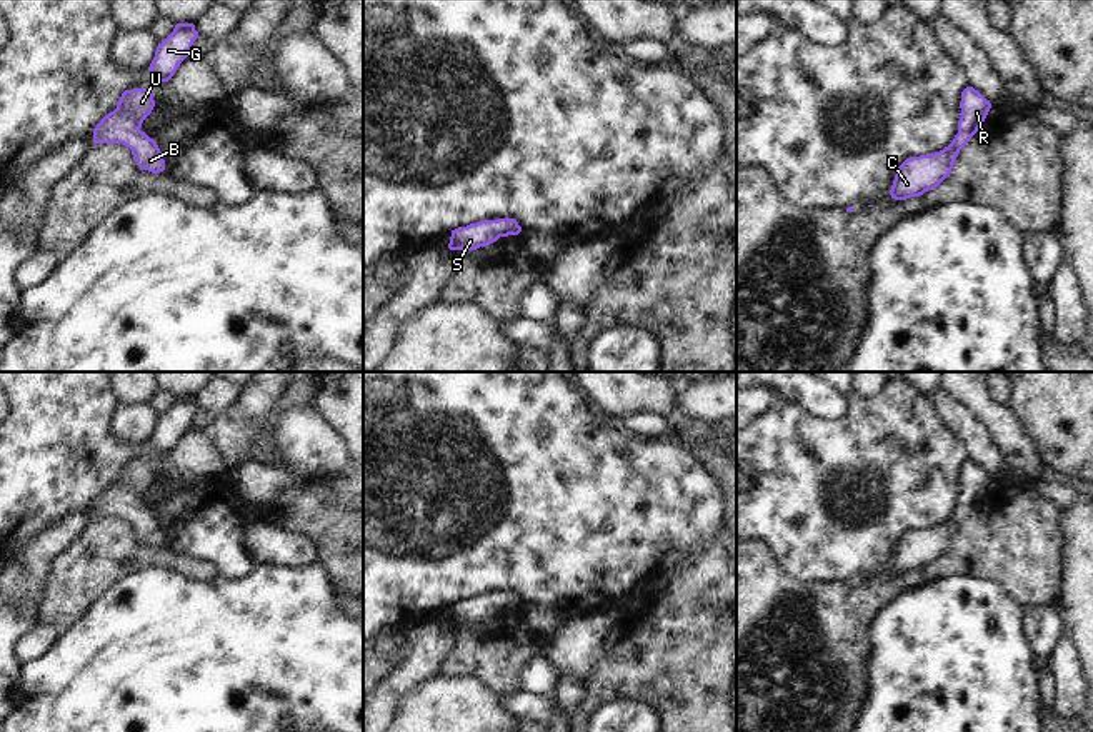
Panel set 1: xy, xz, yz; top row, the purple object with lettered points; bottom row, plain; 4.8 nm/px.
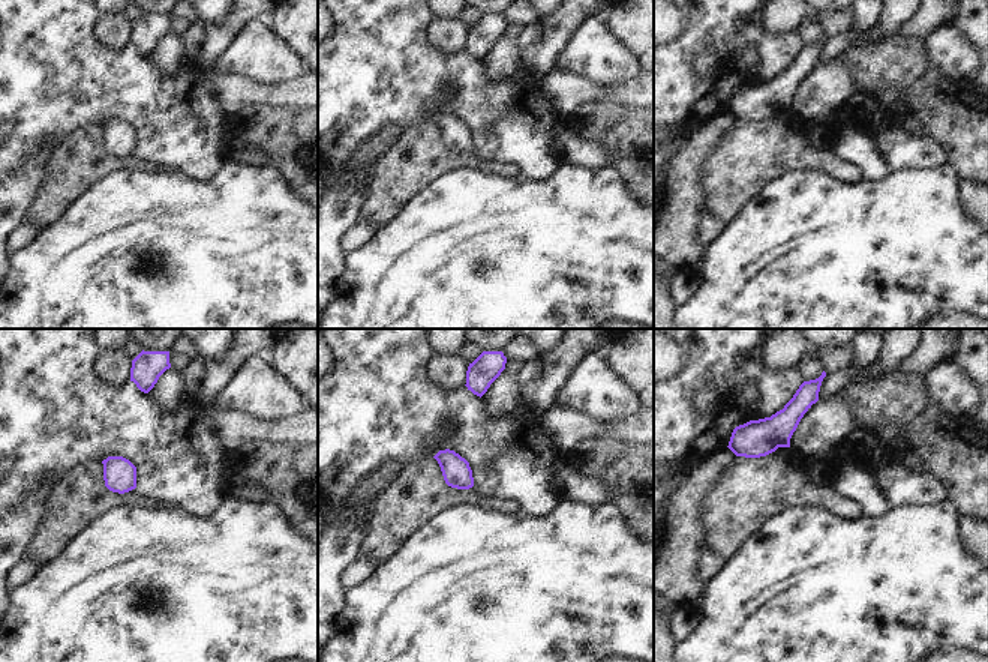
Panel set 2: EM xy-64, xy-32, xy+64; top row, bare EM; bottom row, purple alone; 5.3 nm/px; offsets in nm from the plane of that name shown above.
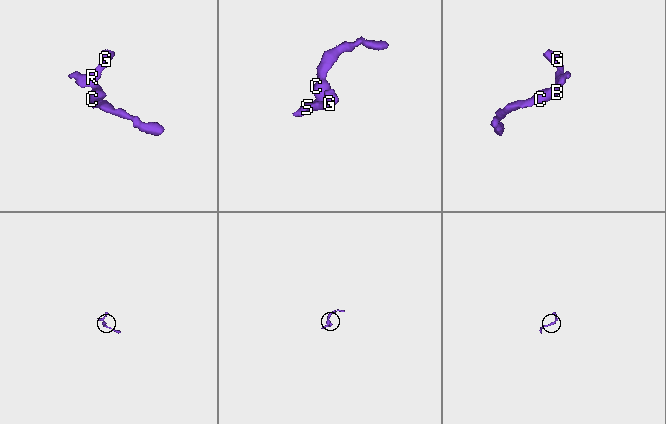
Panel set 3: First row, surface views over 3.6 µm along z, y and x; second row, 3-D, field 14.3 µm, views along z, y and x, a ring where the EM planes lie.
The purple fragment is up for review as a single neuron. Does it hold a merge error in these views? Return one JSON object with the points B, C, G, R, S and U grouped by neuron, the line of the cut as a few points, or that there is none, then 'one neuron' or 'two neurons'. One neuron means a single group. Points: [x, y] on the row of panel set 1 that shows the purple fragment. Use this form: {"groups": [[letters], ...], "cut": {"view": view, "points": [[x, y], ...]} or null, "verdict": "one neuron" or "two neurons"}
{"groups": [["B", "C", "G", "R", "S", "U"]], "cut": null, "verdict": "one neuron"}

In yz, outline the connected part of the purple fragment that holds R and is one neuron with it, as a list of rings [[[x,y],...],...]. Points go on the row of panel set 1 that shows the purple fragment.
[[[973,87],[961,92],[961,117],[958,133],[948,147],[940,152],[906,158],[896,170],[890,195],[895,200],[920,197],[936,188],[953,168],[960,150],[983,125],[991,103]]]

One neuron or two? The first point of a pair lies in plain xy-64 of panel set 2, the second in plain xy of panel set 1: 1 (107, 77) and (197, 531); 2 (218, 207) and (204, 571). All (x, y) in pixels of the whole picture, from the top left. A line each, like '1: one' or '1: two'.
1: one
2: two

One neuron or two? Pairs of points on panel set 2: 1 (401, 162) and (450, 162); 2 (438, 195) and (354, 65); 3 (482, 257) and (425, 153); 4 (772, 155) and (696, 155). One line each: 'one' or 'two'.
1: one
2: two
3: two
4: two

